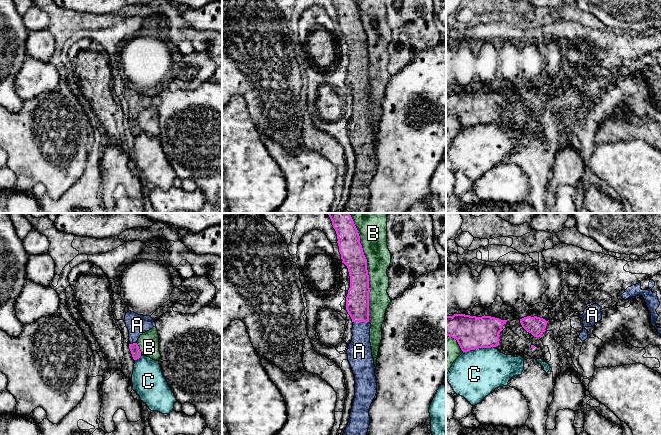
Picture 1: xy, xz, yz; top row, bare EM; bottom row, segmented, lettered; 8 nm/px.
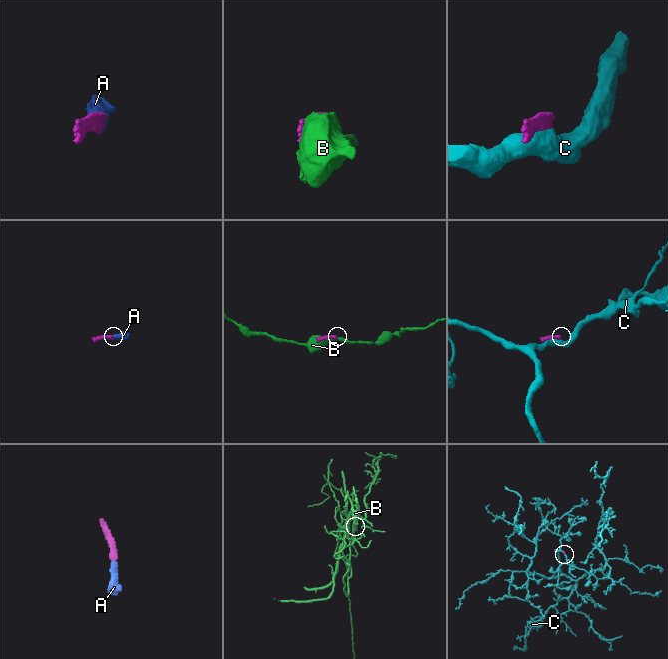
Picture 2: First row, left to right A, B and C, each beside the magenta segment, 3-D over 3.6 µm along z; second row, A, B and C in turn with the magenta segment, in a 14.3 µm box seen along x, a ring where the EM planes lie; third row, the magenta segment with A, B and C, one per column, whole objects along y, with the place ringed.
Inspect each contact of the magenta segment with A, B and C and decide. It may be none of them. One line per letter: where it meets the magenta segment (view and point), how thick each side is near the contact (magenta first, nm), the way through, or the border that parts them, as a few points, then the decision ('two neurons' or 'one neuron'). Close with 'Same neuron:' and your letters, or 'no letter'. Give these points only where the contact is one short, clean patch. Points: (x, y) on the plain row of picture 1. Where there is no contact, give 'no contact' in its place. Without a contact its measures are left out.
A: xz (361, 97) | 190/200 nm | one neuron
B: xz (367, 49) | 190/200 nm | two neurons
C: yz (478, 123) | 260/380 nm | two neurons
Same neuron: A

